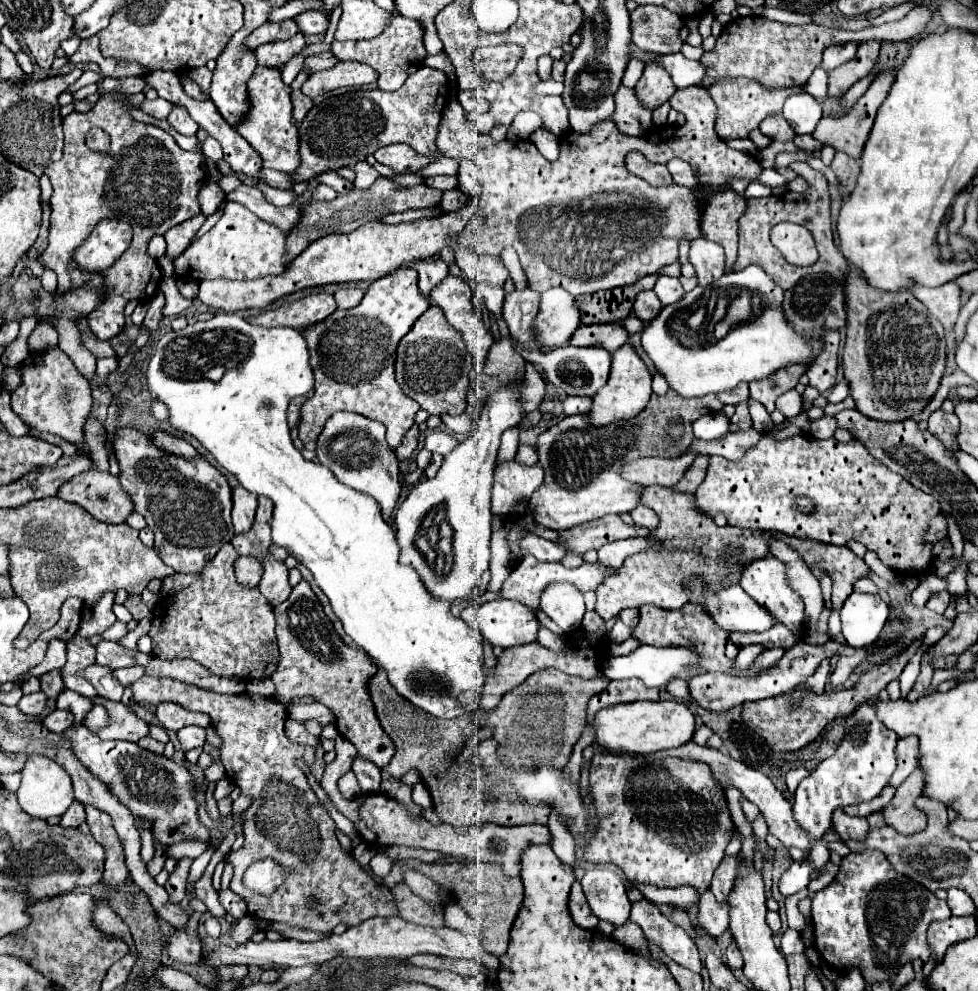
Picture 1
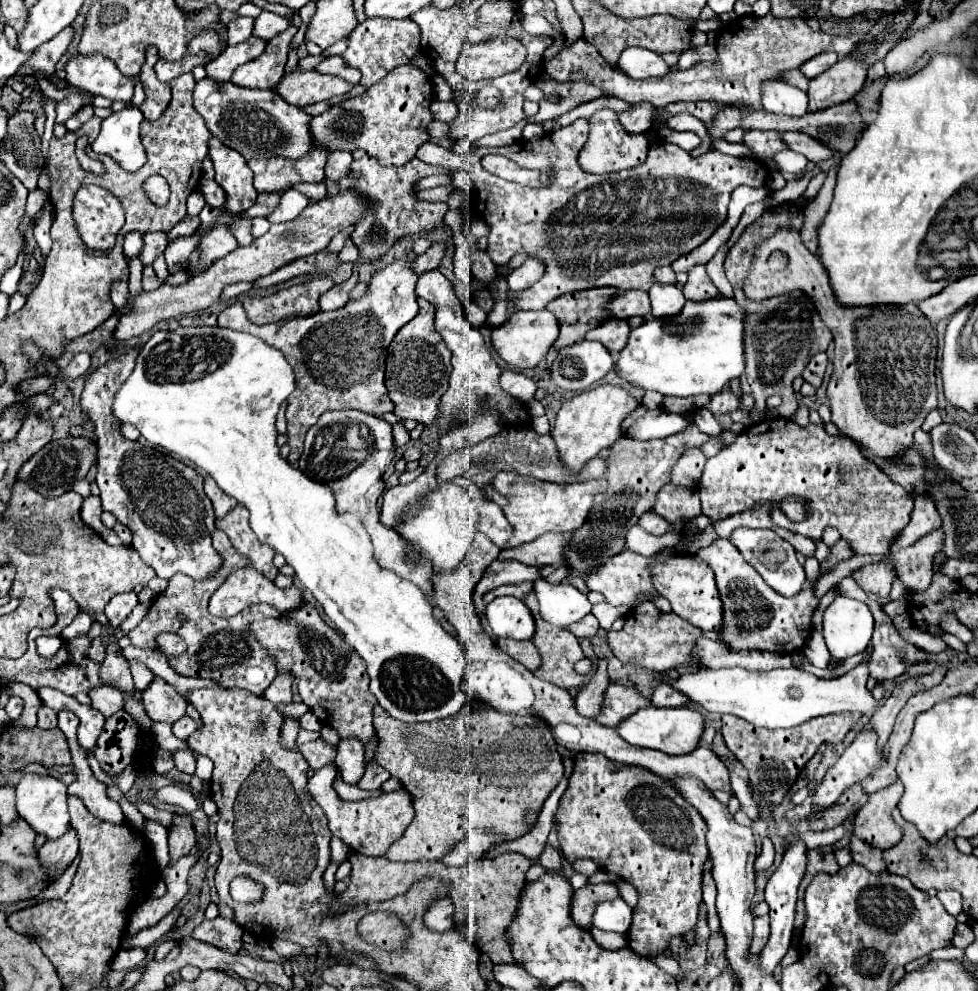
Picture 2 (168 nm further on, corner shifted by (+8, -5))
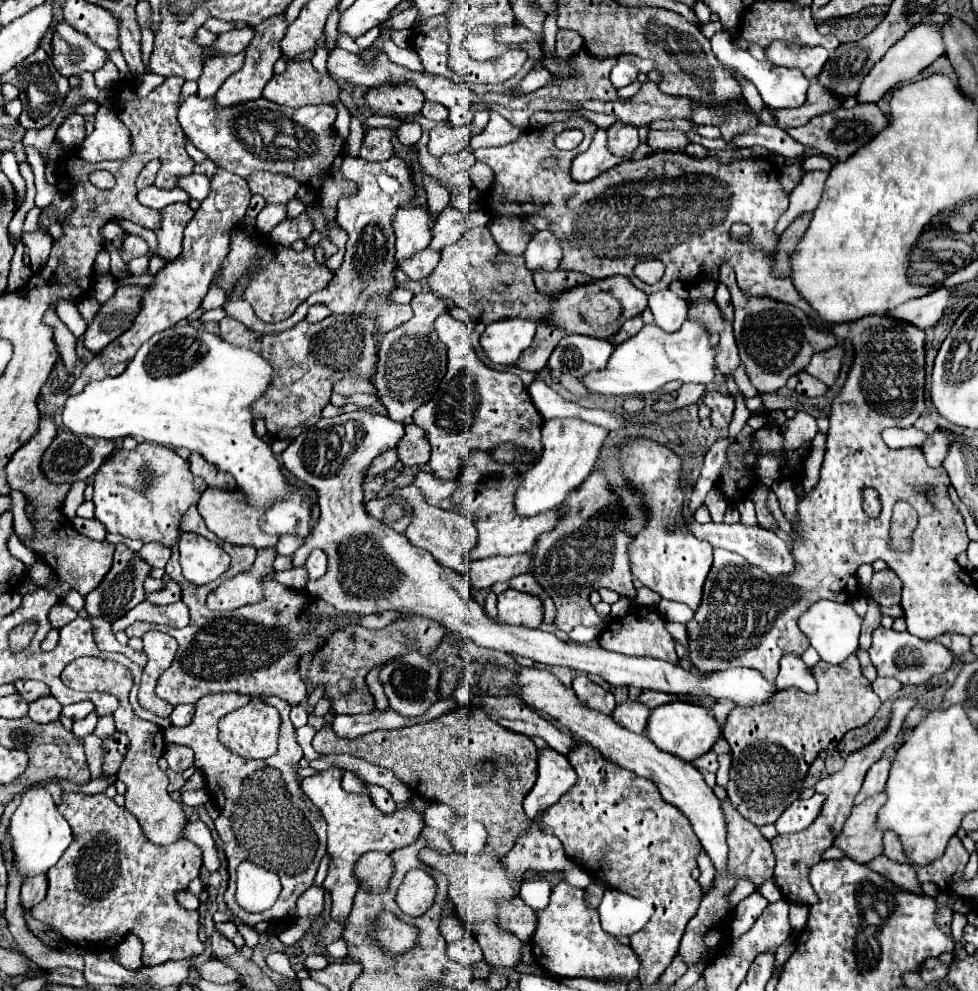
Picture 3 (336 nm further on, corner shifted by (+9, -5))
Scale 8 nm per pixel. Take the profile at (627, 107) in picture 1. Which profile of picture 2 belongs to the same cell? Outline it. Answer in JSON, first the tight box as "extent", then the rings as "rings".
{"extent":[579,109,649,173],"rings":[[[601,109],[593,117],[589,117],[587,121],[589,121],[589,139],[579,153],[579,165],[583,171],[587,171],[587,173],[613,173],[613,171],[635,167],[647,159],[647,151],[649,151],[647,137],[643,133],[629,135],[627,131],[623,131],[623,127],[619,123],[619,115],[615,111]]]}

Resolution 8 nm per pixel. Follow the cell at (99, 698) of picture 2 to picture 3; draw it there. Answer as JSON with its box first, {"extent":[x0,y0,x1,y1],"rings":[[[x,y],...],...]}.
{"extent":[94,713,116,739],"rings":[[[108,713],[108,715],[102,715],[102,717],[98,719],[98,725],[96,725],[94,733],[96,733],[100,739],[106,739],[108,735],[112,735],[114,729],[116,729],[116,727],[114,727],[114,717],[112,717],[112,713]]]}

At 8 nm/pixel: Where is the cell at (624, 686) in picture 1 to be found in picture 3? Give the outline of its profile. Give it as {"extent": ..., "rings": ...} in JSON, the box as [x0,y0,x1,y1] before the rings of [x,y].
{"extent":[612,699,650,735],"rings":[[[626,699],[626,701],[622,701],[622,703],[614,709],[612,719],[614,719],[620,727],[624,727],[624,729],[628,729],[628,731],[632,731],[632,733],[640,733],[640,735],[642,735],[648,715],[650,715],[650,709],[648,709],[644,703]]]}

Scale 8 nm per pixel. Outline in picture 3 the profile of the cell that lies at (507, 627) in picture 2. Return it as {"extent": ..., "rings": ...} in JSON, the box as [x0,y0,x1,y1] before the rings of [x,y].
{"extent":[498,589,544,629],"rings":[[[508,589],[498,595],[498,621],[506,625],[522,625],[528,629],[538,629],[544,617],[542,599]]]}

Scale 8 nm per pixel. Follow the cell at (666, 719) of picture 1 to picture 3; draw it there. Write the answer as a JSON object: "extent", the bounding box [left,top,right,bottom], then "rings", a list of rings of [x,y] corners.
{"extent":[644,701,720,761],"rings":[[[672,701],[668,705],[662,705],[650,711],[644,737],[648,737],[658,749],[672,753],[684,761],[692,761],[694,757],[700,757],[712,749],[714,741],[720,737],[720,727],[706,707],[684,703],[684,701]]]}

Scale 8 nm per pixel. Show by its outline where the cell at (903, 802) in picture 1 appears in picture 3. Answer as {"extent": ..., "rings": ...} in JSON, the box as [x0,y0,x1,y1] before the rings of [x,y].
{"extent":[834,793,886,863],"rings":[[[886,793],[872,795],[864,803],[856,805],[844,823],[842,835],[834,841],[836,847],[846,851],[846,857],[868,863],[882,855],[882,831],[878,829],[878,809],[886,803]]]}

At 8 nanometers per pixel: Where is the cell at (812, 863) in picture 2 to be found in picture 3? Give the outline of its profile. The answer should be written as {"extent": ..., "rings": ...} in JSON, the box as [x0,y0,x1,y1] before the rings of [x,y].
{"extent":[772,693,916,905],"rings":[[[904,693],[902,697],[898,697],[892,705],[892,713],[890,713],[890,719],[888,719],[888,725],[886,729],[868,745],[860,747],[858,751],[850,753],[846,757],[846,763],[844,767],[834,773],[834,775],[828,775],[824,779],[820,779],[816,783],[816,791],[818,793],[824,793],[828,795],[826,797],[826,807],[822,807],[818,819],[814,821],[812,827],[808,827],[806,831],[800,831],[800,833],[790,833],[790,835],[778,835],[776,839],[772,839],[772,849],[774,849],[774,855],[776,855],[776,869],[774,869],[774,877],[776,877],[776,883],[780,885],[780,891],[784,895],[784,899],[788,899],[790,903],[800,903],[800,905],[814,905],[818,901],[814,889],[810,887],[810,881],[808,881],[808,871],[814,863],[822,861],[822,853],[832,847],[834,839],[840,835],[842,827],[844,827],[844,821],[848,819],[850,811],[852,811],[852,801],[854,801],[854,795],[860,791],[862,787],[862,781],[864,781],[864,775],[866,771],[870,769],[870,765],[874,761],[878,761],[898,739],[898,733],[902,729],[902,719],[906,717],[906,713],[910,711],[910,707],[916,705],[916,695],[914,693]]]}

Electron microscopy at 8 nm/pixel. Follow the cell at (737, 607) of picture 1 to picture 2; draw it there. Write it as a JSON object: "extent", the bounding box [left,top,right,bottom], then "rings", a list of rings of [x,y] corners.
{"extent":[651,553,723,631],"rings":[[[673,553],[667,557],[667,561],[655,563],[655,567],[651,567],[651,579],[655,579],[653,585],[657,593],[671,603],[673,613],[687,619],[689,623],[697,625],[703,631],[719,629],[723,619],[723,609],[721,609],[721,599],[713,579],[713,571],[711,567],[707,567],[707,563],[703,563],[695,555]]]}

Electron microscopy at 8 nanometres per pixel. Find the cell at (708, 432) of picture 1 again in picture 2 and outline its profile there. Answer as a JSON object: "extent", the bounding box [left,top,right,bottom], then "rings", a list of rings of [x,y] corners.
{"extent":[621,407,691,441],"rings":[[[637,407],[623,419],[621,435],[629,439],[639,439],[639,441],[651,441],[651,439],[665,439],[673,433],[683,431],[691,423],[677,413],[669,413],[665,409],[647,409],[647,407]]]}

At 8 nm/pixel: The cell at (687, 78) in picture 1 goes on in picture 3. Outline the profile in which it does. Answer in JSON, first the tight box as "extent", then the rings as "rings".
{"extent":[610,59,640,89],"rings":[[[620,59],[620,61],[614,65],[614,69],[610,71],[610,81],[612,81],[612,85],[618,89],[618,87],[626,87],[628,83],[636,81],[638,75],[640,75],[640,71],[638,71],[638,67],[636,67],[634,61],[630,61],[630,59]]]}

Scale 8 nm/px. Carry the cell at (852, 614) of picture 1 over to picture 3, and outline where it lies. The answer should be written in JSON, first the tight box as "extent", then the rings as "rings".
{"extent":[798,601,864,665],"rings":[[[818,601],[814,603],[814,607],[810,607],[804,615],[802,621],[798,621],[800,629],[806,633],[806,637],[810,639],[810,645],[820,653],[822,661],[838,665],[844,659],[848,659],[852,653],[856,653],[858,649],[858,637],[860,637],[860,629],[862,629],[864,617],[860,617],[852,603],[836,603],[836,601]]]}

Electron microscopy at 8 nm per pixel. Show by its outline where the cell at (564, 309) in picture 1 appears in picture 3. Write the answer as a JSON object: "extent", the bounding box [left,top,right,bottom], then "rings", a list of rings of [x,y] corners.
{"extent":[480,317,538,367],"rings":[[[506,317],[490,323],[480,337],[480,345],[492,363],[516,367],[520,355],[532,345],[538,323],[524,317]]]}

